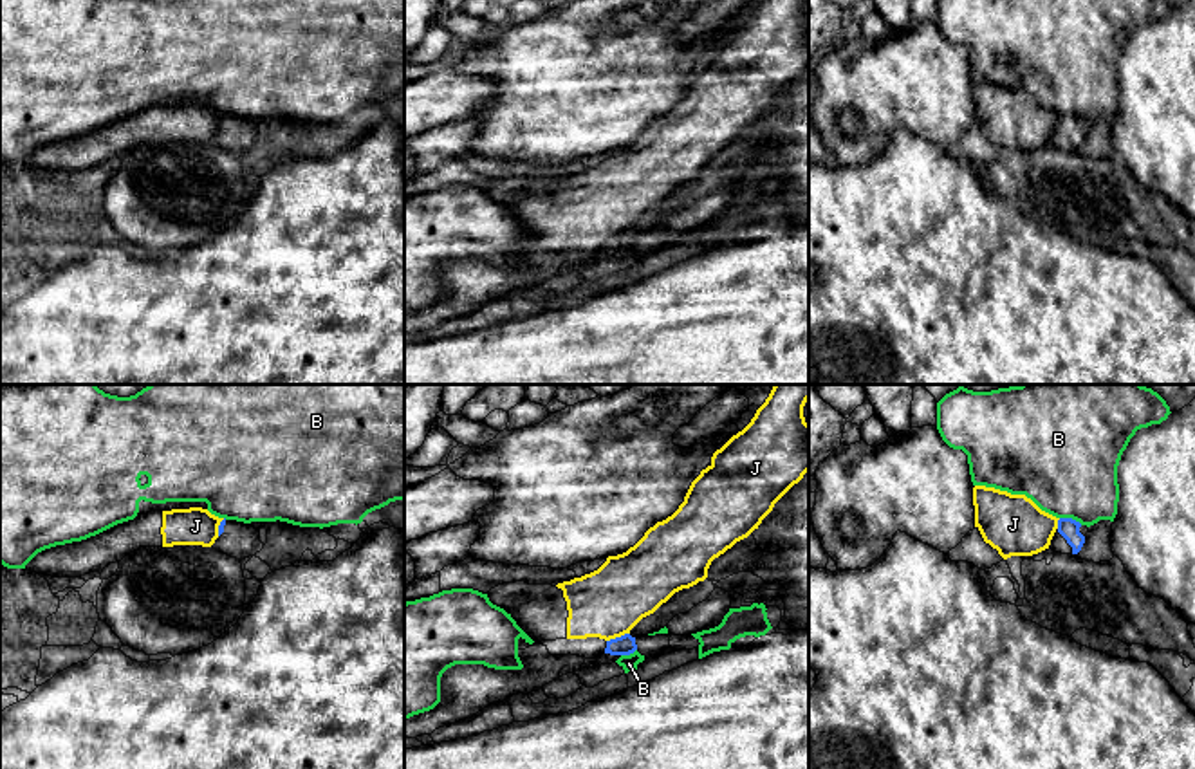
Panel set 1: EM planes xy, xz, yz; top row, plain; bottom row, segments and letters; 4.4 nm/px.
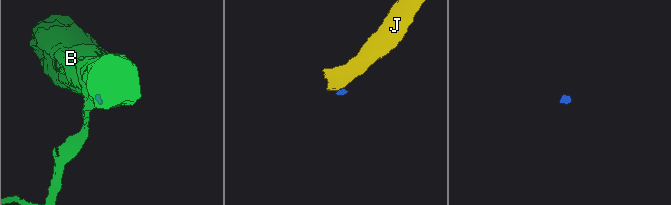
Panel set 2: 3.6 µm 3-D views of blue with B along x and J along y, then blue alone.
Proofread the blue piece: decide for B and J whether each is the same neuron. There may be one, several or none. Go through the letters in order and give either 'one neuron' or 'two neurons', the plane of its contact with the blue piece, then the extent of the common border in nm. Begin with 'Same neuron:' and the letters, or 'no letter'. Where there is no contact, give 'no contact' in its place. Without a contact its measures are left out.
Same neuron: no letter
B: two neurons; contact in yz; length 110 nm
J: two neurons; contact in xz; length 110 nm

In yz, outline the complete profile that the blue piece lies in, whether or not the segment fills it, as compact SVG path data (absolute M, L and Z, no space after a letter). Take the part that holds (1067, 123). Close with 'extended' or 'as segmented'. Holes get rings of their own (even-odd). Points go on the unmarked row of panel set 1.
M1060 114L1051 135L1051 144L1061 150L1078 150L1085 139L1088 123L1072 114Z | extended

